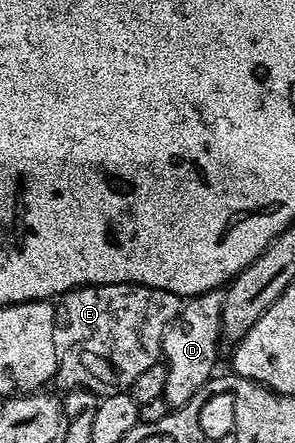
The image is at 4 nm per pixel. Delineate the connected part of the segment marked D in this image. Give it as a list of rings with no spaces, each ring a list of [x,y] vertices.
[[[212,289],[209,293],[200,293],[197,297],[191,297],[188,298],[182,304],[181,307],[181,314],[179,314],[176,319],[174,319],[171,324],[167,327],[167,331],[163,335],[163,343],[161,344],[161,357],[163,358],[163,364],[165,366],[165,370],[167,371],[167,387],[165,388],[165,395],[163,398],[164,404],[169,404],[169,407],[180,407],[182,405],[185,405],[190,401],[191,398],[195,396],[196,393],[200,389],[206,388],[210,383],[209,376],[213,373],[213,368],[217,365],[217,344],[220,343],[220,341],[223,341],[223,330],[221,328],[221,316],[223,315],[223,299],[225,298],[224,292],[222,292],[221,289]]]

